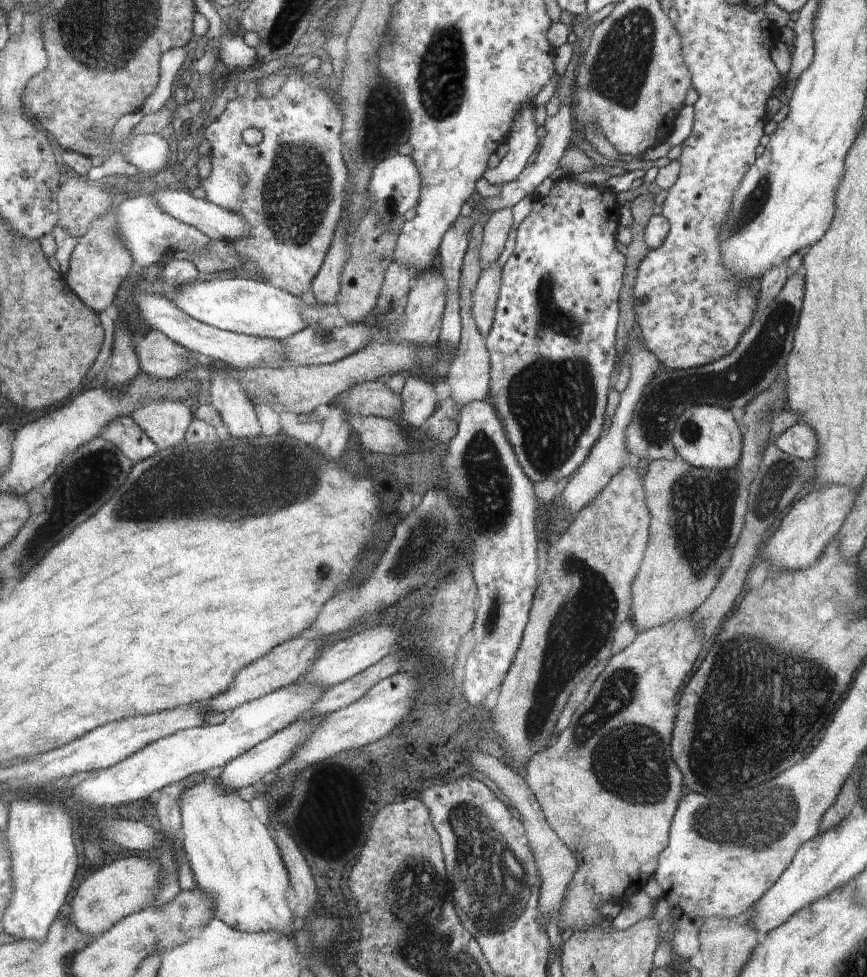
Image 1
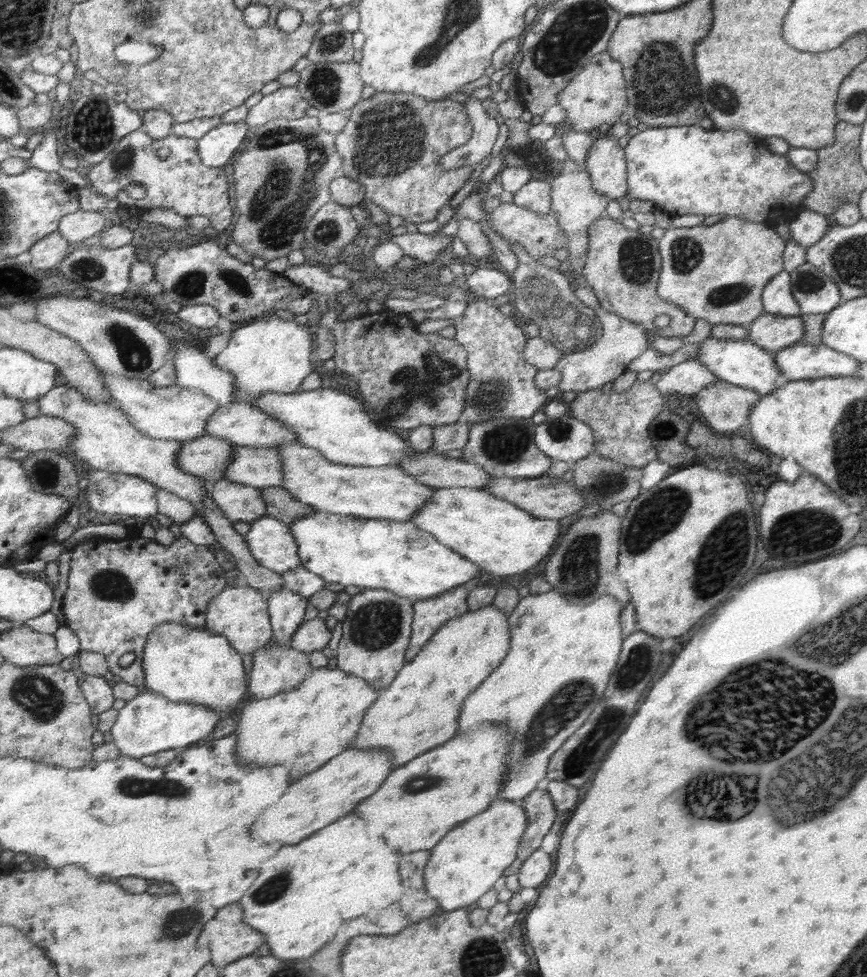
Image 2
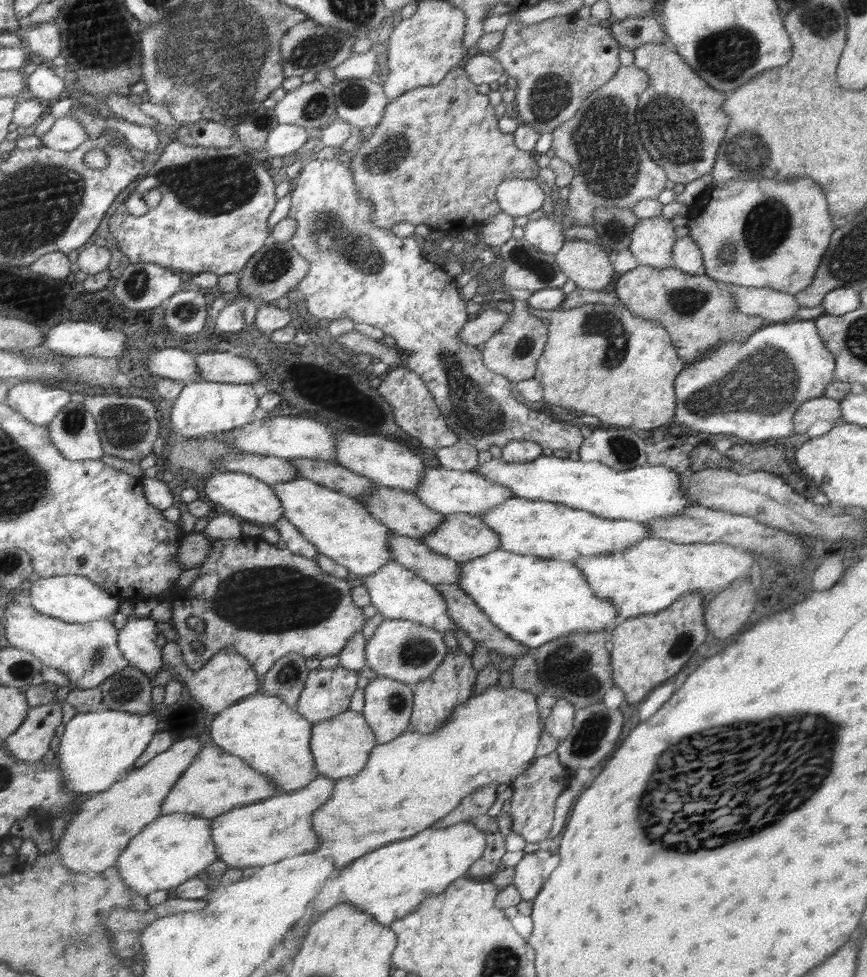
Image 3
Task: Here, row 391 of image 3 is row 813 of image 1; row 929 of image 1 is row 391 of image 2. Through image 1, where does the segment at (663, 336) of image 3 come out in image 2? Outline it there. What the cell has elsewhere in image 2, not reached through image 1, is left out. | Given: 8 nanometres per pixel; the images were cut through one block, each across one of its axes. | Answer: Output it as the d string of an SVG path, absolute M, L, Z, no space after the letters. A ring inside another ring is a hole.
M576 283L574 291L586 306L595 311L597 320L602 324L603 334L600 340L586 346L583 351L564 354L563 360L556 363L555 369L561 372L561 381L557 384L560 394L570 390L578 393L609 387L613 381L629 370L628 364L632 360L636 360L650 348L652 340L649 330L643 324L632 322L604 309L590 286Z

